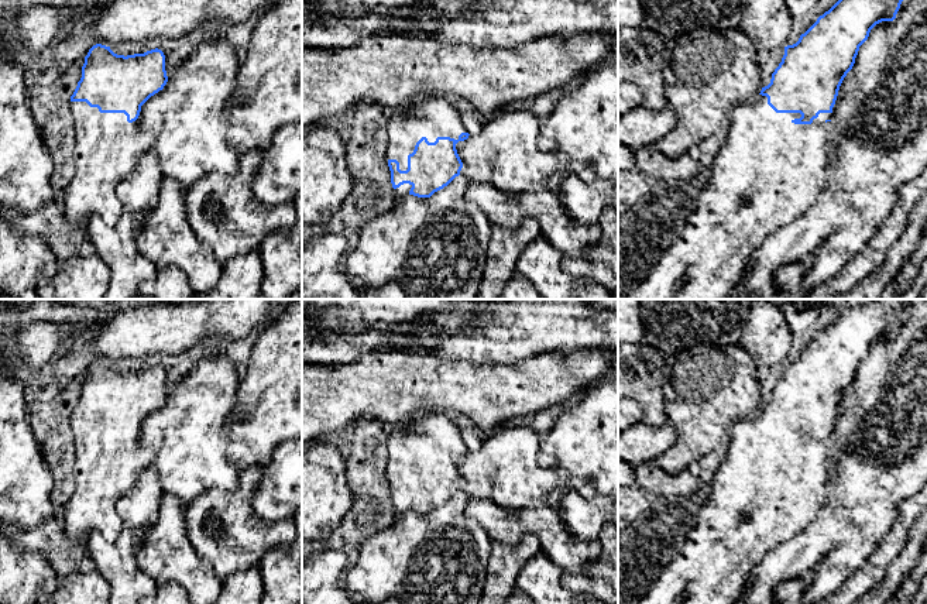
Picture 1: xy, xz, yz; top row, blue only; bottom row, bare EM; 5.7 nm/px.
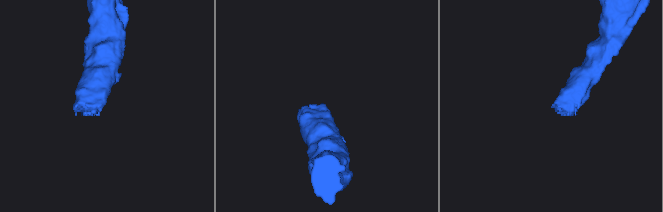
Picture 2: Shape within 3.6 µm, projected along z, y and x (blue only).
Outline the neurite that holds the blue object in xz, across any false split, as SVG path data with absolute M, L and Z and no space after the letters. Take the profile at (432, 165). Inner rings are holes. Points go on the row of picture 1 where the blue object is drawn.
M429 96L415 106L396 111L388 121L387 159L396 198L430 198L460 175L463 162L456 144L468 138L461 114L444 96Z

